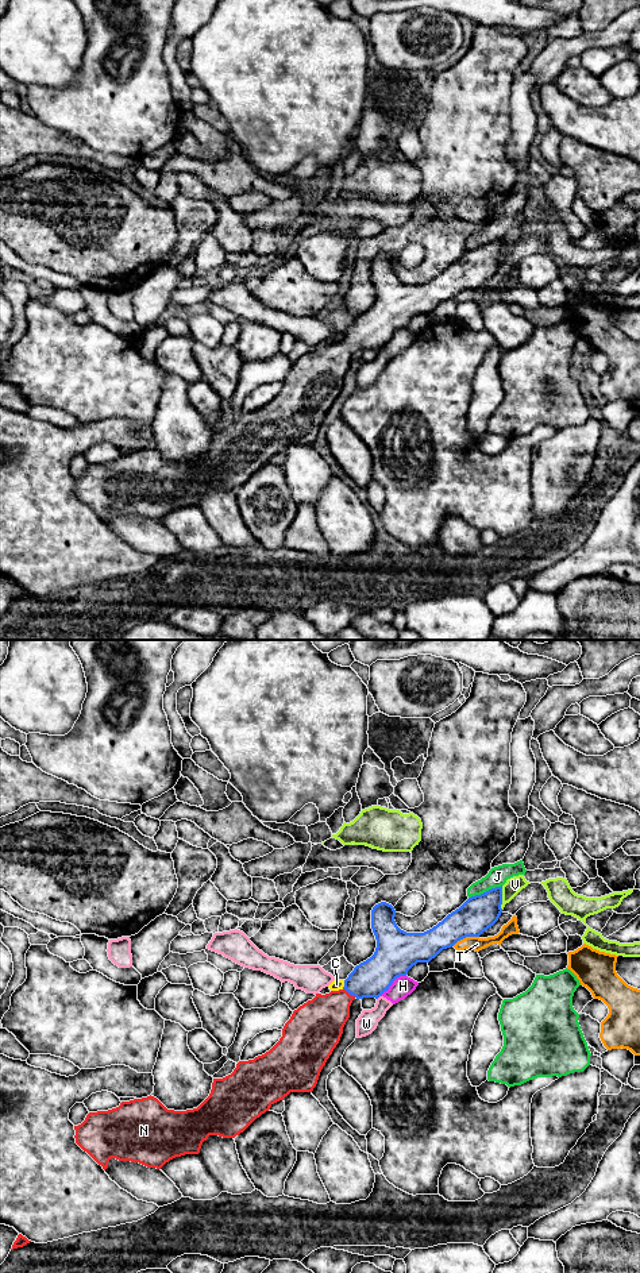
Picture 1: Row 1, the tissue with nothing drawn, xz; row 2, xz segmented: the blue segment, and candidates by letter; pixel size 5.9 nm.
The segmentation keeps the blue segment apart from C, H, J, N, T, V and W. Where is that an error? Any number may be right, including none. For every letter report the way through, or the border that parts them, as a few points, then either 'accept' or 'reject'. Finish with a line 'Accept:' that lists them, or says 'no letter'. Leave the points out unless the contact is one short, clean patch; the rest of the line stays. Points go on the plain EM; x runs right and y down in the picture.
C: along xz (344, 332), (342, 340) | reject
H: along xz (405, 327), (400, 327), (380, 347) | reject
J: reject
N: across xz (370, 331), (362, 334), (350, 346), (319, 374) | accept
T: reject
V: along xz (502, 238), (501, 261) | reject
W: reject
Accept: N

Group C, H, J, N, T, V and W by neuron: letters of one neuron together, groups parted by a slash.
C / H / J / N / T / V / W

